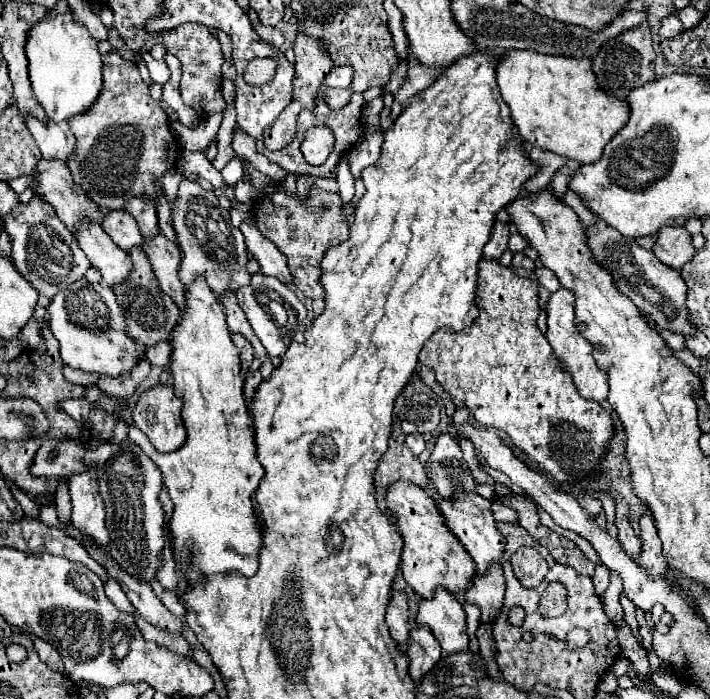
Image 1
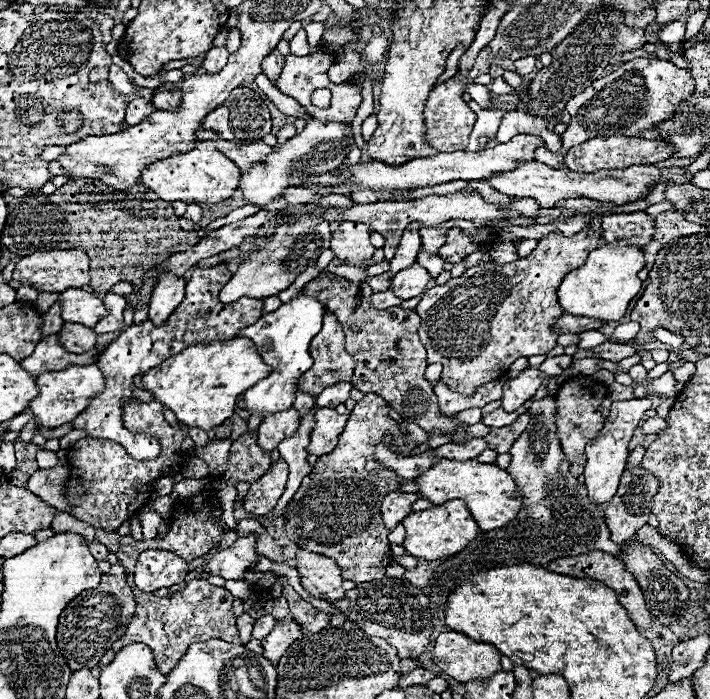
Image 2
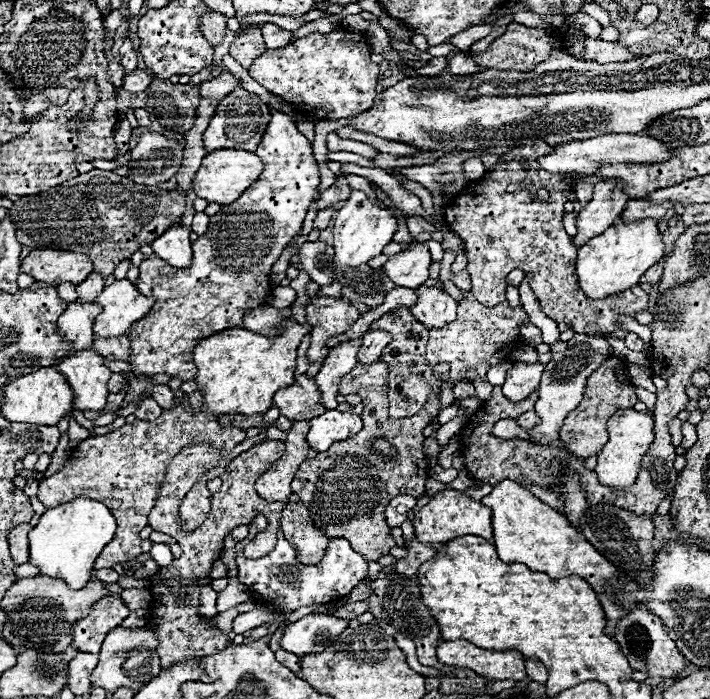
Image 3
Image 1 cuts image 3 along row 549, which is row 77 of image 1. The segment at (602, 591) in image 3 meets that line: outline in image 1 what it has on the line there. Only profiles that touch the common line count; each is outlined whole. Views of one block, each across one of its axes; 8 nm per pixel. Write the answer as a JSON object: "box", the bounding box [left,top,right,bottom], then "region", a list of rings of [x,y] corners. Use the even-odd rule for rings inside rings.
{"box":[496,50,628,164],"region":[[[510,50],[498,60],[496,80],[512,112],[512,124],[522,140],[582,164],[596,162],[610,138],[624,128],[628,120],[626,102],[614,100],[598,88],[590,60]]]}

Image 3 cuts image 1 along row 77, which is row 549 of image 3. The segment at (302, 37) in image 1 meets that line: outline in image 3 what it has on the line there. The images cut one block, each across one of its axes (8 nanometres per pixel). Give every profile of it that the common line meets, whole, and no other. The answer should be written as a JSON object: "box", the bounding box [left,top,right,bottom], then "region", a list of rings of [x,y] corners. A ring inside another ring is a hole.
{"box":[280,502,330,564],"region":[[[302,502],[286,504],[282,510],[280,528],[286,540],[294,546],[296,556],[302,564],[318,564],[324,558],[330,538],[322,534],[322,530],[314,528],[310,522],[310,512]]]}

